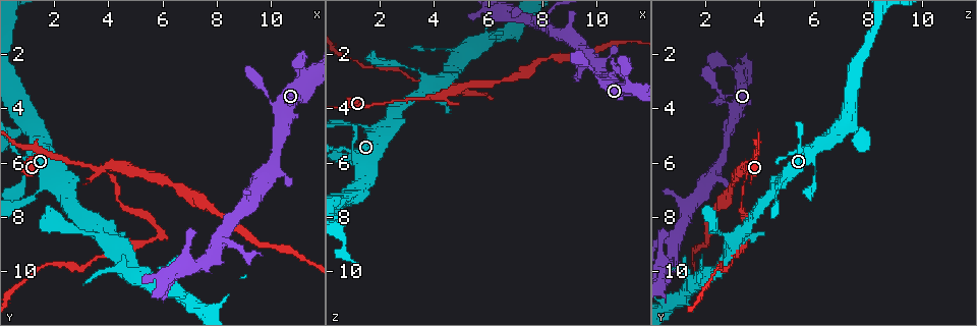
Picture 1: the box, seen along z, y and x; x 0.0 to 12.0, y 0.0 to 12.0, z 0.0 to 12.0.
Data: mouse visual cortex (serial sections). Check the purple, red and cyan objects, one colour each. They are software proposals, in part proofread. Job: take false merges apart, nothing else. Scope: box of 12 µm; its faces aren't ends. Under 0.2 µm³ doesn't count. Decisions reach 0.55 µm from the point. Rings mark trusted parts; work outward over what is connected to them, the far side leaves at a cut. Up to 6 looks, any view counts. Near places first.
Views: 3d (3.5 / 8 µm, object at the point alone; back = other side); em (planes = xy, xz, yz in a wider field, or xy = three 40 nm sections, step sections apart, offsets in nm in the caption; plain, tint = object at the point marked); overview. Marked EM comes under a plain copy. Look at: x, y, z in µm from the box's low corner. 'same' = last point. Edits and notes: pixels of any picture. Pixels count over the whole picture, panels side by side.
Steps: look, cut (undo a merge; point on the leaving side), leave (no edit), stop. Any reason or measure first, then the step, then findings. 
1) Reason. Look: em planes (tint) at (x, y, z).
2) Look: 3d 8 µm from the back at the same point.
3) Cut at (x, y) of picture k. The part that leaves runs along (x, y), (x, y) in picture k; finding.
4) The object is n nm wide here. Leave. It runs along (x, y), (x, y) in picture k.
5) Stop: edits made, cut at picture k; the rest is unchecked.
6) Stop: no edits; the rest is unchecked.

Look: em xy step 2 (tint) at (3.7, 6.3, 3.7).

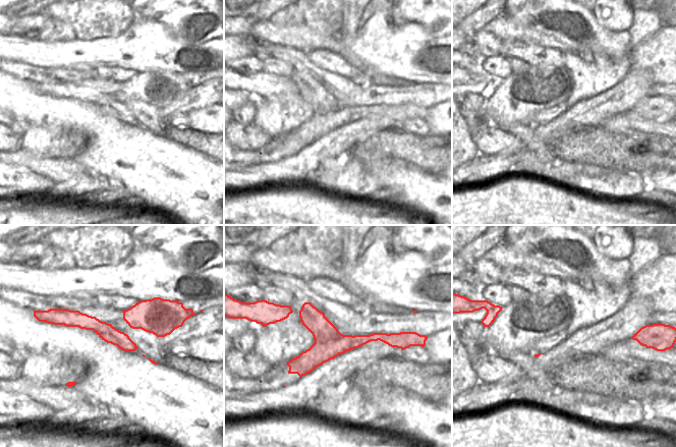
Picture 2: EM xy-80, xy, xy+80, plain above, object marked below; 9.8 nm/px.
See where the arms go. Look: 3d 3.5 µm at the same point.

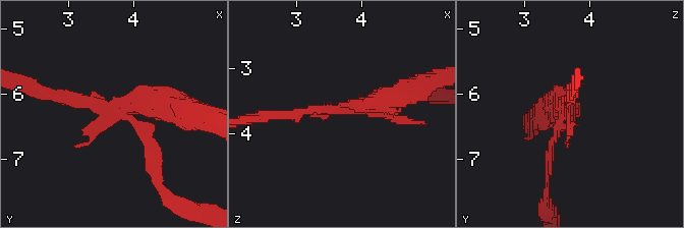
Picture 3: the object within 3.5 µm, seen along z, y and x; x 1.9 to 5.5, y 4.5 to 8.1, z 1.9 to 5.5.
The object is 300 nm wide here. Leave. It runs along (391, 336), (329, 343), (295, 371) in picture 2; one cell here.

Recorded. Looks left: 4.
Abrupt turn. Look: 3d 3.5 µm at (5.7, 8.7, 3.5).

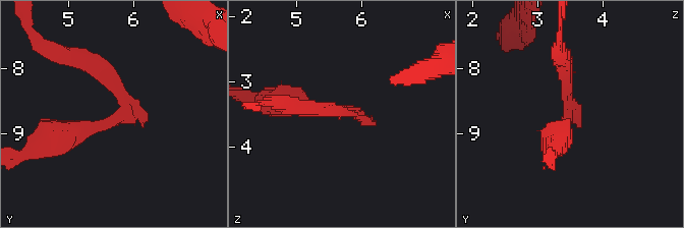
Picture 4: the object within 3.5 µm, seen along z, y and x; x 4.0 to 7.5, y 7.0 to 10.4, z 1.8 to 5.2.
The arms are 250, 300 nm wide; now the EM. Look: em planes (tint) at (5.80, 8.75, 3.45).

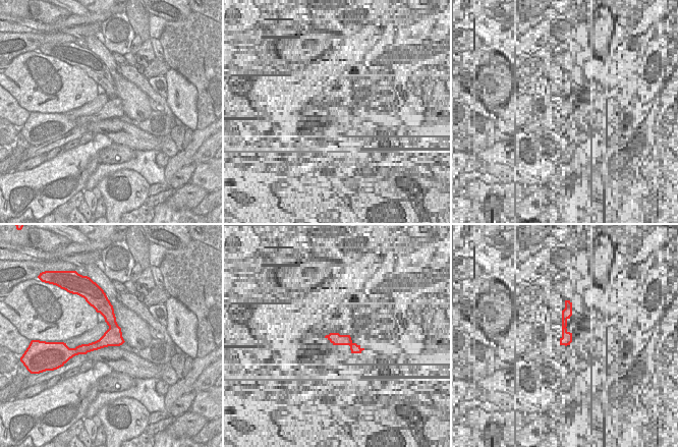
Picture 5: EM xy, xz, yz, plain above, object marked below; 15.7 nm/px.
Leave. It runs along (106, 305), (111, 333), (80, 351) in picture 5; continuous, no second cell.

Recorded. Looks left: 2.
Side arm on a straight run. Look: 3d 3.5 µm at (1.8, 6.6, 4.9).

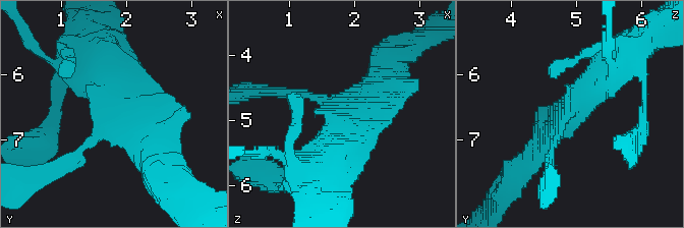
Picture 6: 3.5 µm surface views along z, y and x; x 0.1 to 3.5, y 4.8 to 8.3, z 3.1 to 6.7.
Need the tissue. Look: em xy step 3 (tint) at (1.85, 6.65, 4.85).

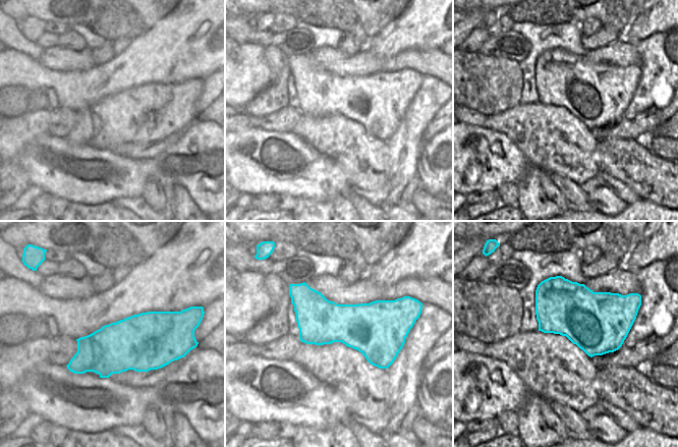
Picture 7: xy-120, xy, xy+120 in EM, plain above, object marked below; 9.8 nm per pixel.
Leave. It runs along (604, 76), (562, 120), (552, 164) in picture 6; one cell here.

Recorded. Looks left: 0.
Stop: no edits; the rest is unchecked.

